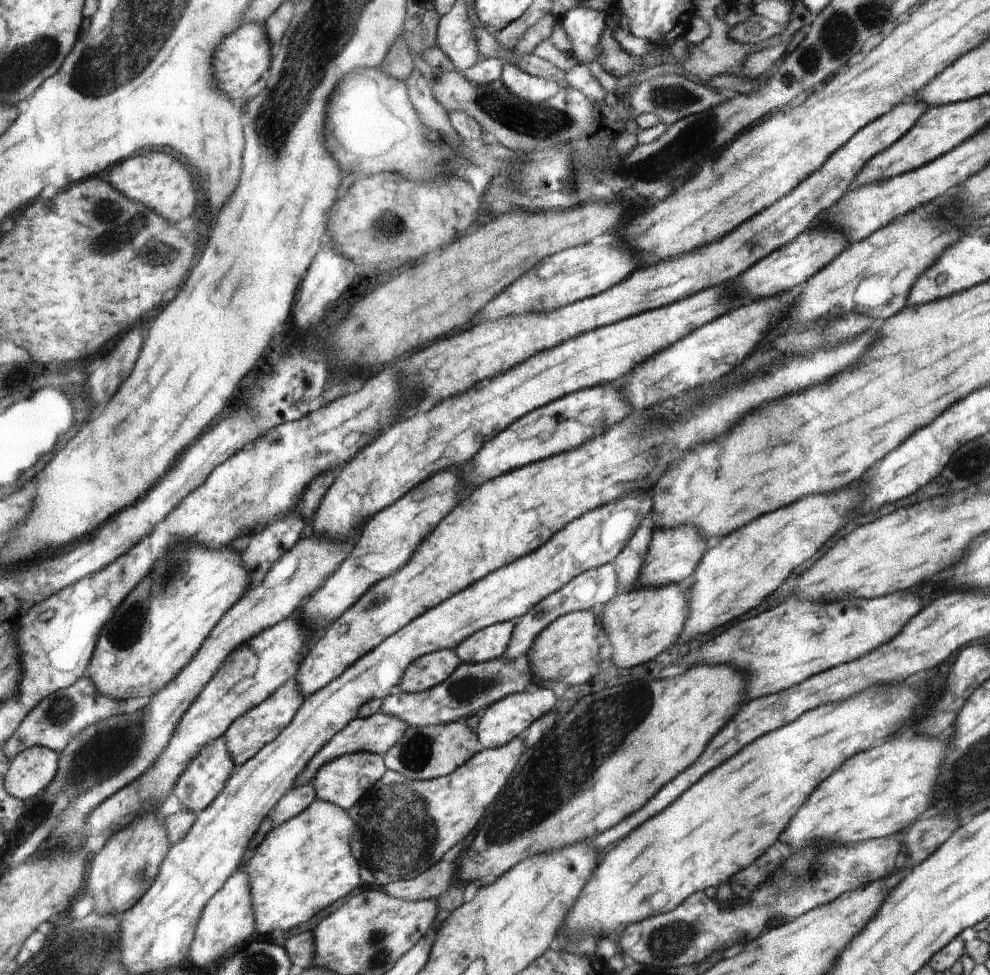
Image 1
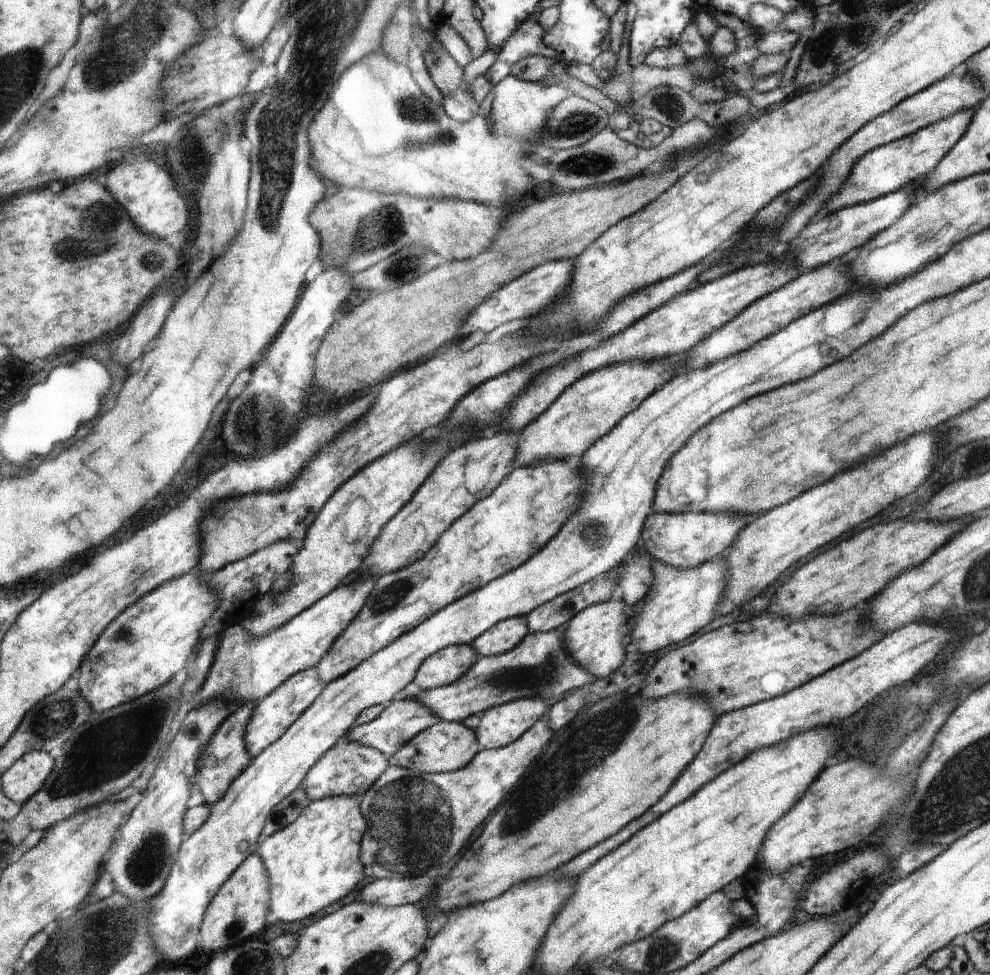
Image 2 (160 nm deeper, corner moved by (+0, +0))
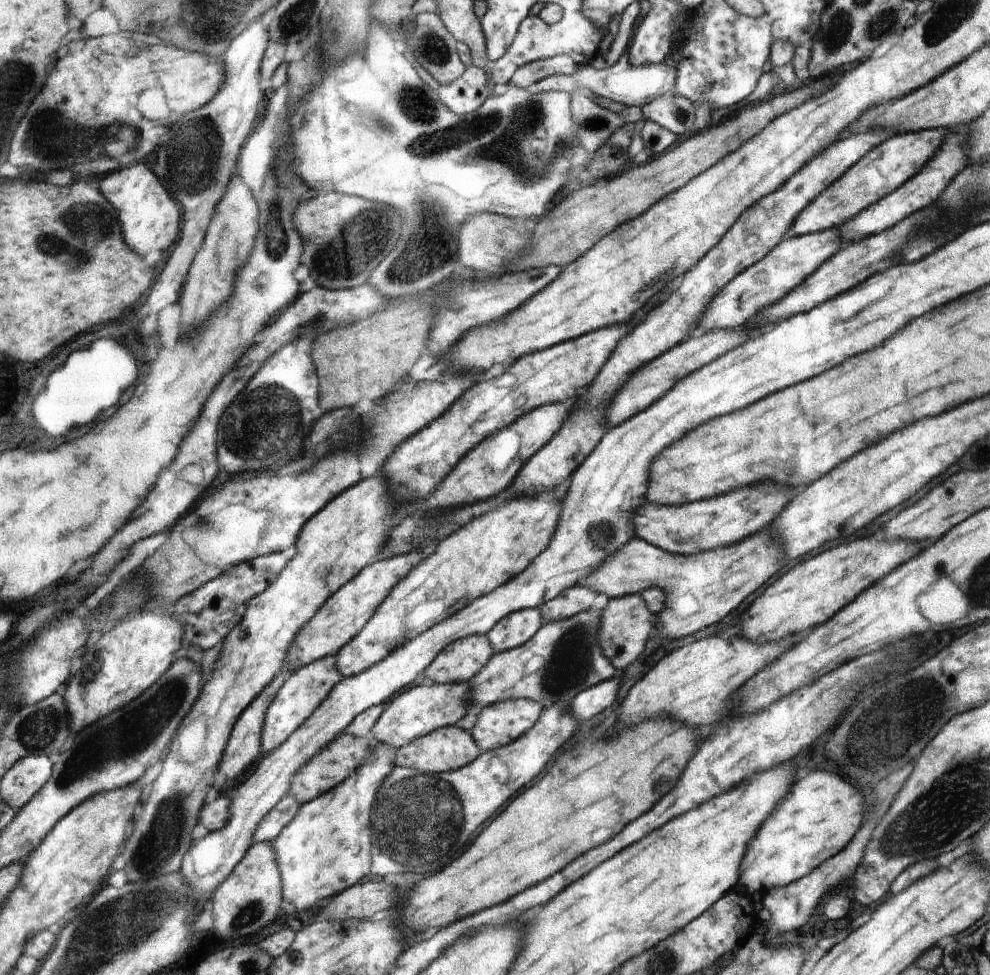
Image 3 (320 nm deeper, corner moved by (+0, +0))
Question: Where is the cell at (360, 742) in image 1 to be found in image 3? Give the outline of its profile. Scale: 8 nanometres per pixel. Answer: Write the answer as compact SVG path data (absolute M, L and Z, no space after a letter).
M468 683L422 684L405 692L402 690L385 704L384 712L373 727L374 741L388 743L399 749L415 738L455 725L466 714L470 700L471 688Z

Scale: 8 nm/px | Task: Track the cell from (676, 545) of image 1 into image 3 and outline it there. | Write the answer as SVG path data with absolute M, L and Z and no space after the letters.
M760 482L720 498L710 498L702 502L683 505L660 505L646 499L638 510L630 516L635 526L635 536L675 555L693 555L707 550L735 545L743 538L752 536L774 522L780 510L788 504L788 494L792 490L786 486L776 486L774 482Z

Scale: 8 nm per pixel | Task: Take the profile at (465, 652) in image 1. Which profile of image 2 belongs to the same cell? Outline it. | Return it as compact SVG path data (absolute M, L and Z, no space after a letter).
M512 617L488 629L486 633L472 642L472 646L479 657L496 656L514 649L526 639L528 633L528 618Z

